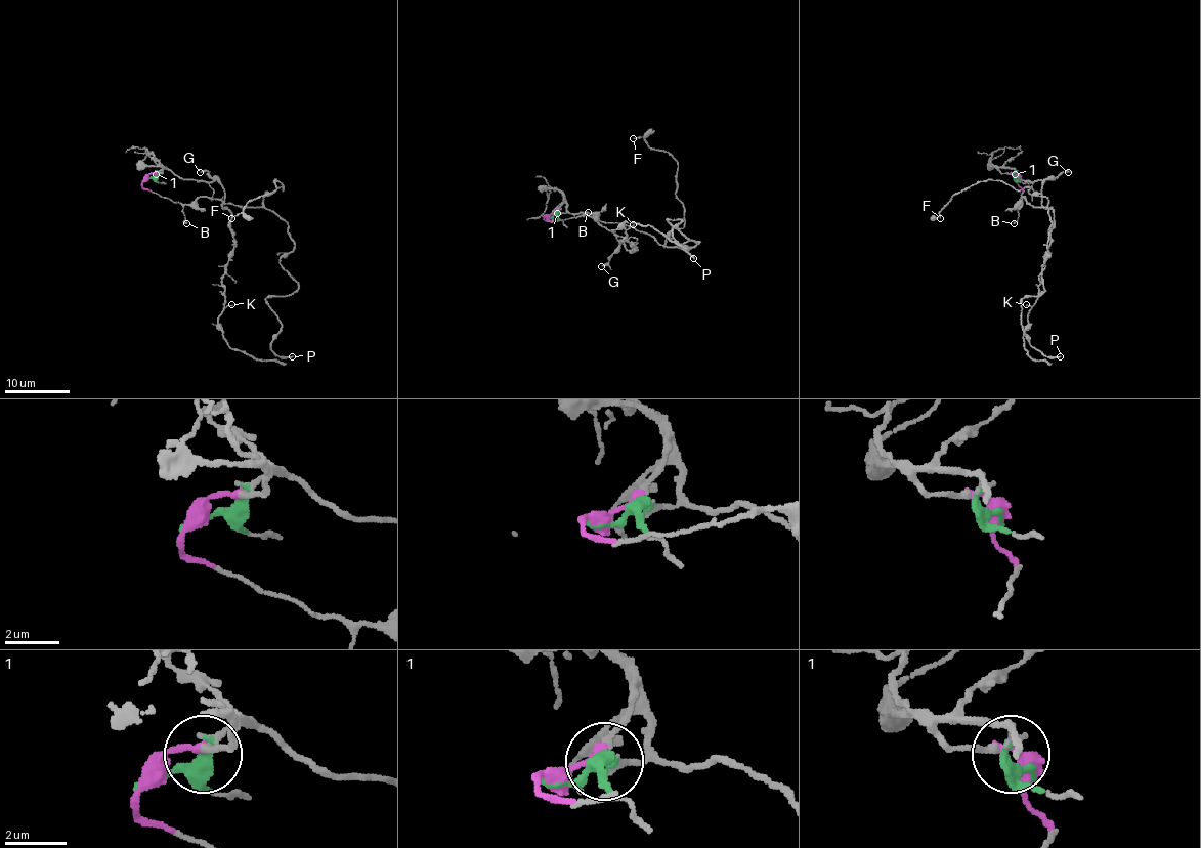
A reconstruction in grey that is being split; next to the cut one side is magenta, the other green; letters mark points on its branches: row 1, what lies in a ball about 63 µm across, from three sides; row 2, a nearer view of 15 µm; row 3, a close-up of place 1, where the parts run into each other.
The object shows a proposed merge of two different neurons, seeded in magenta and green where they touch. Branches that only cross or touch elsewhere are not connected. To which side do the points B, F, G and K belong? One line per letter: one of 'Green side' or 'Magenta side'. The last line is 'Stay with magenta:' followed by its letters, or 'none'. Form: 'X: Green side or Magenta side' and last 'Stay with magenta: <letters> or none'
B: Magenta side
F: Magenta side
G: Green side
K: Green side
Stay with magenta: B, F

